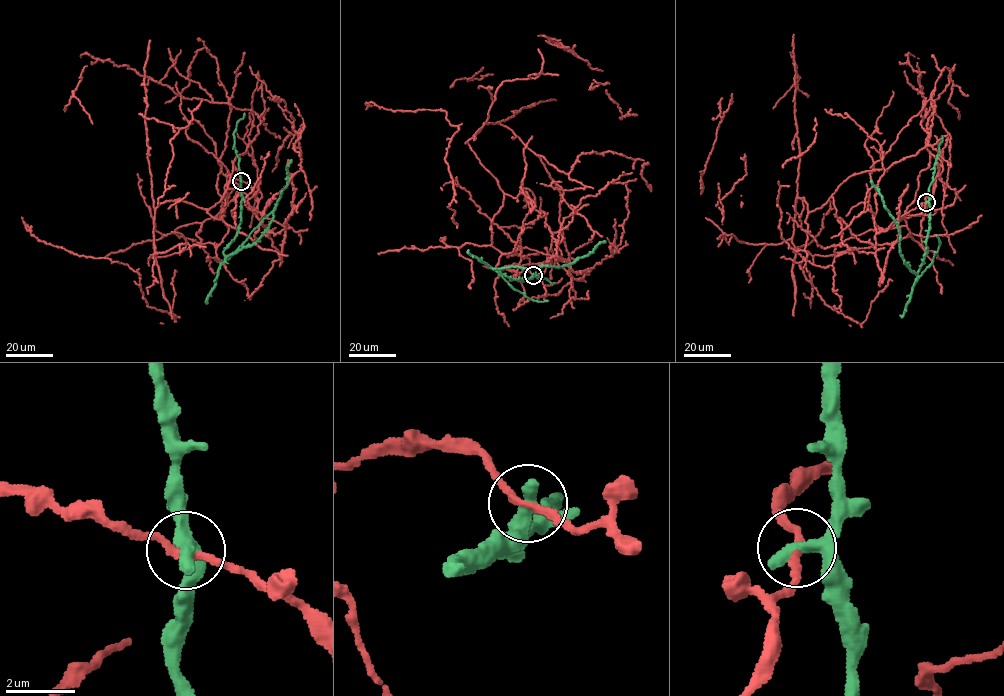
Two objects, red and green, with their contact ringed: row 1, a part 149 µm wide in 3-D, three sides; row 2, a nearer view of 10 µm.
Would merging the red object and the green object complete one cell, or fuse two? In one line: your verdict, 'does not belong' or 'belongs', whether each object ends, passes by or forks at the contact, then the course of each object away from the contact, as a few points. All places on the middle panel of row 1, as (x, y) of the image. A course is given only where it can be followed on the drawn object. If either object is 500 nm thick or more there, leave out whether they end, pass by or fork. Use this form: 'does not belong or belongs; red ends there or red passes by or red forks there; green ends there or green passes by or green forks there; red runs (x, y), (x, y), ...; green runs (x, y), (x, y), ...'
belongs; red passes by; green passes by; red runs (533, 275), (571, 208), (497, 122), (467, 143), (504, 194), (491, 245), (552, 262), (483, 266); green runs (533, 275), (521, 281), (495, 269), (557, 267), (592, 252), (605, 241)

